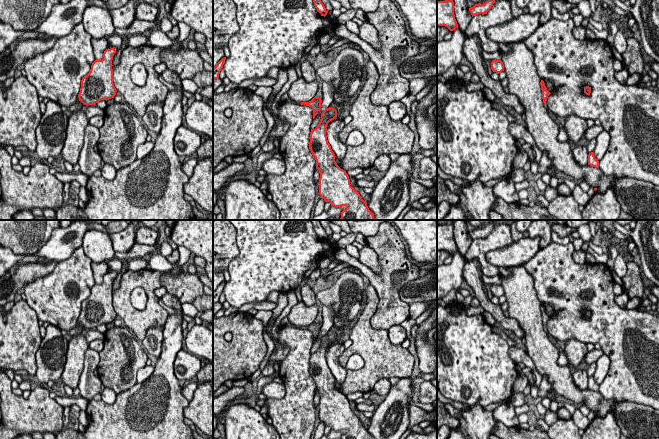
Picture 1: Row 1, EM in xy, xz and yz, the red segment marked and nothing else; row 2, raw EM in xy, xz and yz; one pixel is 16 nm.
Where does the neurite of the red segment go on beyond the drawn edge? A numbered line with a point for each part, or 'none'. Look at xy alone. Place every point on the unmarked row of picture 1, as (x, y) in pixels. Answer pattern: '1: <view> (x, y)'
1: xy (74, 331)

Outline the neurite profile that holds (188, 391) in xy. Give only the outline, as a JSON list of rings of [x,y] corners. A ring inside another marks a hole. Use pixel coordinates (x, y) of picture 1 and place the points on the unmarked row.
[[[191,382],[187,386],[182,387],[181,393],[188,400],[191,401],[194,396],[194,392],[197,389],[198,384],[196,382]]]

